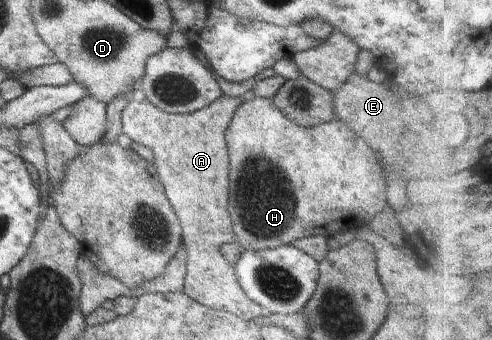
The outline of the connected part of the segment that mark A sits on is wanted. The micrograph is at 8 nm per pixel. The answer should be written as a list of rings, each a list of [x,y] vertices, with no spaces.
[[[140,87],[134,88],[130,94],[128,105],[122,112],[123,133],[127,134],[131,140],[141,143],[154,152],[153,164],[160,176],[160,181],[163,183],[166,197],[179,219],[182,228],[183,246],[188,254],[184,289],[182,291],[199,304],[218,311],[227,311],[241,317],[243,320],[251,322],[259,321],[261,318],[265,319],[270,315],[270,312],[255,304],[243,292],[237,280],[234,266],[220,252],[222,244],[234,242],[239,245],[240,242],[237,235],[234,234],[233,221],[228,211],[230,158],[228,157],[228,146],[224,134],[237,107],[244,100],[255,97],[253,90],[247,91],[240,97],[223,95],[213,101],[213,104],[190,115],[176,115],[157,108],[150,103]]]

